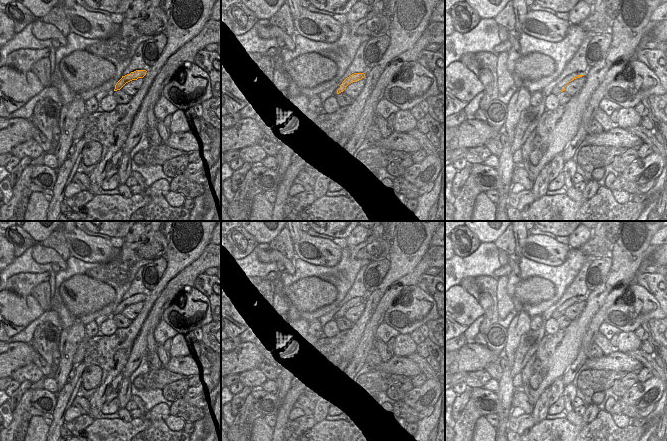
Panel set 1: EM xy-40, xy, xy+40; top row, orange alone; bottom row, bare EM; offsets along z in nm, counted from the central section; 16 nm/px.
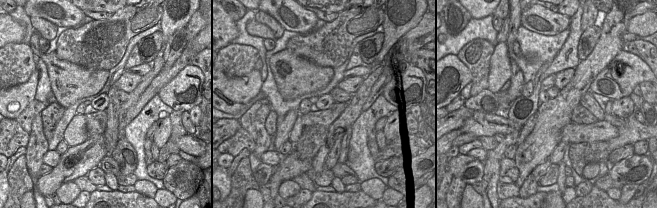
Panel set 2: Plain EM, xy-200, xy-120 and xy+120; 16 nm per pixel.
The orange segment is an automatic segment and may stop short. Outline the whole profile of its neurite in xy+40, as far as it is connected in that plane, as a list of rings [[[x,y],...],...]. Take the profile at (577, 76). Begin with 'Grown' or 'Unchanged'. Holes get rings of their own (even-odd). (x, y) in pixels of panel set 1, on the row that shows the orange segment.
Grown. [[[577,72],[577,73],[572,73],[568,76],[566,76],[562,81],[560,81],[551,91],[551,94],[553,95],[558,95],[559,93],[565,91],[566,85],[573,81],[574,79],[577,79],[579,77],[585,76],[586,77],[586,72]]]

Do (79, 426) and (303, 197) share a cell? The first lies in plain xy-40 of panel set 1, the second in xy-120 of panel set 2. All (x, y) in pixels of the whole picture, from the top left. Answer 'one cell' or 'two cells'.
one cell

